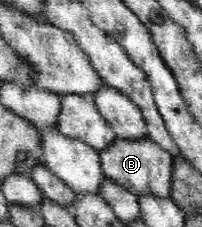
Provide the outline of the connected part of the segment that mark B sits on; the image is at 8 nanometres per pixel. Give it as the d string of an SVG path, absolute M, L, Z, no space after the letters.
M149 136L140 140L116 139L110 147L98 152L106 178L116 181L116 184L134 195L155 195L155 197L170 197L172 191L173 156L160 148Z

